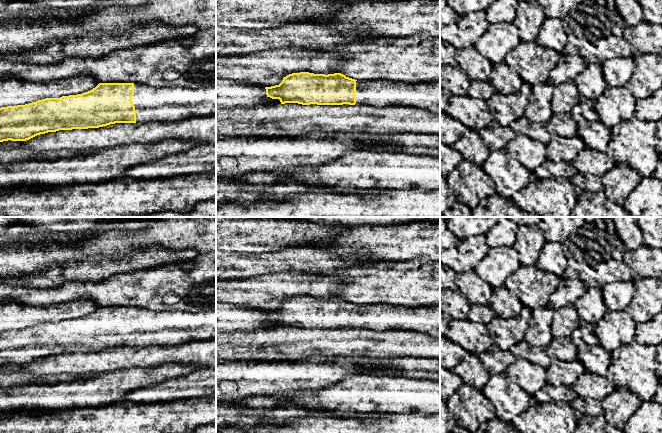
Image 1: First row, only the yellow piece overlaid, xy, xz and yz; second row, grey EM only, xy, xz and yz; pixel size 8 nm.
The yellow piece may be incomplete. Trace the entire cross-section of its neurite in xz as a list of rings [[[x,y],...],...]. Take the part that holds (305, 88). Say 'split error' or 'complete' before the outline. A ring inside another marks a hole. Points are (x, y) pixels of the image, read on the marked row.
split error; [[[309,72],[292,73],[283,78],[279,85],[265,87],[267,97],[279,99],[281,104],[302,105],[403,105],[426,109],[440,114],[440,80],[426,82],[404,82],[389,79],[355,80],[341,73],[314,74]]]

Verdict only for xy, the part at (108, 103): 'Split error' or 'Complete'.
Split error

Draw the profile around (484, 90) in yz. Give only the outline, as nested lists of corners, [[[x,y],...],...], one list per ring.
[[[473,80],[470,82],[467,95],[472,98],[488,101],[495,93],[496,90],[489,80]]]

